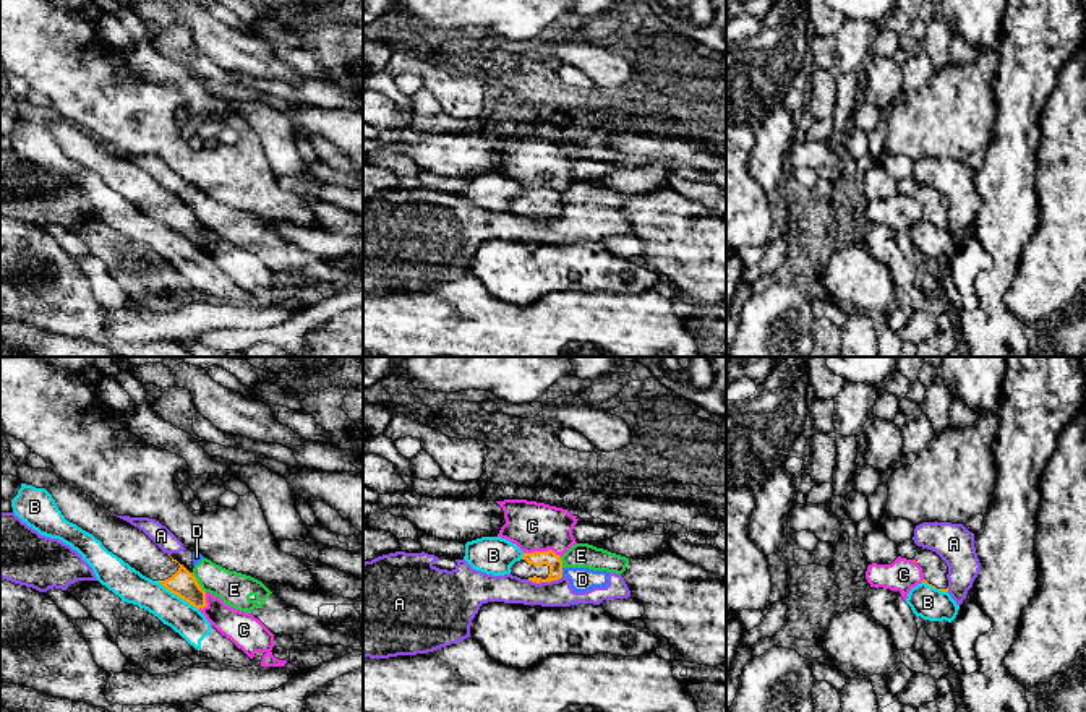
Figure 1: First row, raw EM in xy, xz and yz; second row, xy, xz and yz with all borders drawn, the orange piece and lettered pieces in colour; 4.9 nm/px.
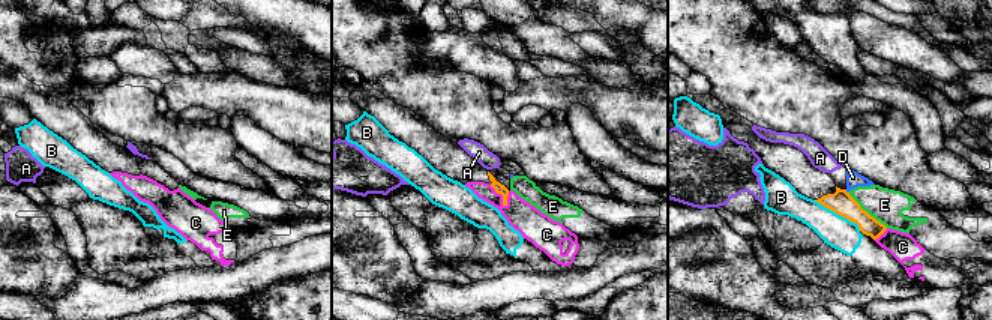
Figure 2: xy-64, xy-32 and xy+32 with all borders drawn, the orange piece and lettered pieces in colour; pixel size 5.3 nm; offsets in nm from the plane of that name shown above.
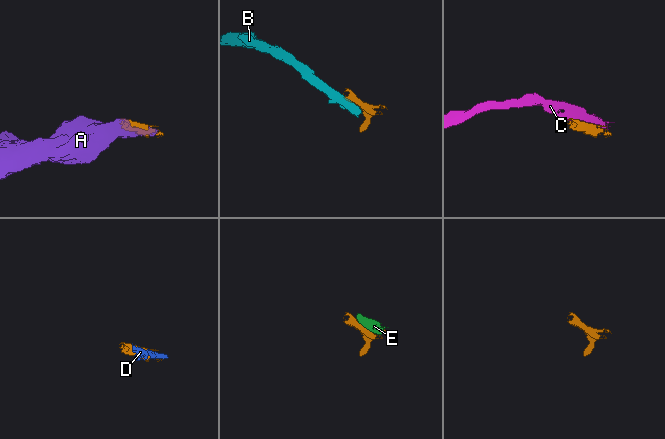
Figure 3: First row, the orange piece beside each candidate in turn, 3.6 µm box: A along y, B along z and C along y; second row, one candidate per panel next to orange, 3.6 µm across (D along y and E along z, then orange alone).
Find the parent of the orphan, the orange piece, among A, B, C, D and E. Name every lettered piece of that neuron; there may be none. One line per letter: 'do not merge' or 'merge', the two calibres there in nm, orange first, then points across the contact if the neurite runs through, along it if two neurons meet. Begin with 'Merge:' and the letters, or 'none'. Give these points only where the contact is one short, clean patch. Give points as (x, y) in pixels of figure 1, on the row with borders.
Merge: none
A: do not merge; 80 nm thick on the orange side, 140 nm on the other
B: do not merge; 130 nm thick on the orange side, 160 nm on the other; border along xy (158, 581), (198, 610)
C: do not merge; 80 nm thick on the orange side, 240 nm on the other
D: do not merge; 80 nm thick on the orange side, 120 nm on the other
E: do not merge; 130 nm thick on the orange side, 170 nm on the other; border along xy (192, 573), (205, 592)

